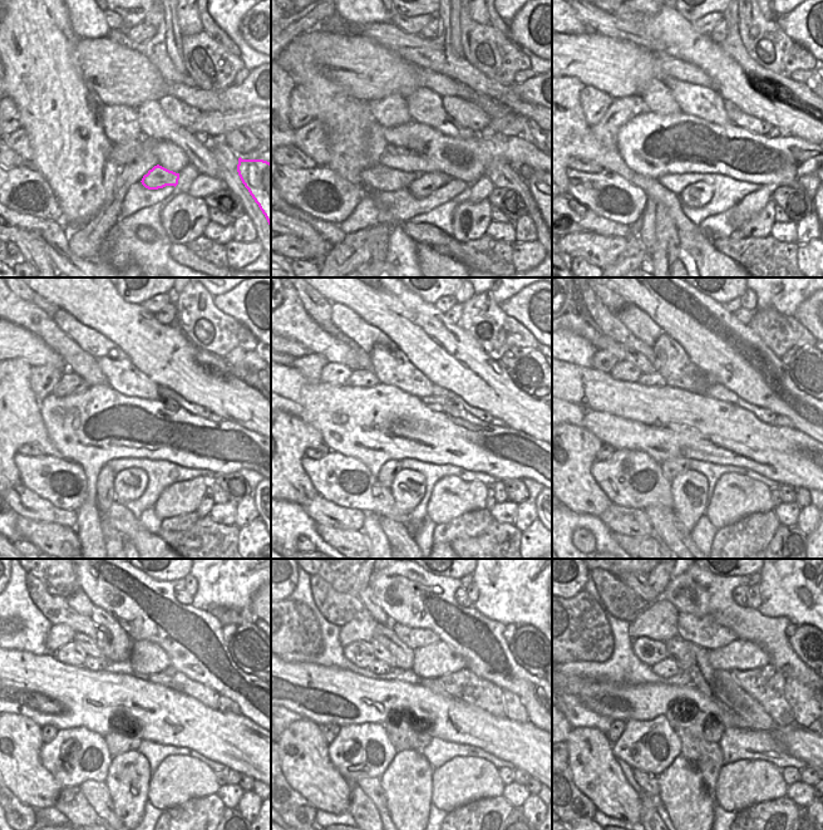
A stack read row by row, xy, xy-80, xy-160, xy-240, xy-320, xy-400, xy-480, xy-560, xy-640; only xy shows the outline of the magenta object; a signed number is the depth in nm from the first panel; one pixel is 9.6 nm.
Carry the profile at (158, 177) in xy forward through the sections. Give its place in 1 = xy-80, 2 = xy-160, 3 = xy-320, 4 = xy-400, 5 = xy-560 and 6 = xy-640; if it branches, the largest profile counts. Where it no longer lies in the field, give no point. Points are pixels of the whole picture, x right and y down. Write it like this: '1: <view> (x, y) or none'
1: xy-80 (425, 183)
2: xy-160 (699, 194)
3: xy-320 (408, 489)
4: xy-400 (689, 489)
5: xy-560 (407, 782)
6: xy-640 (690, 808)

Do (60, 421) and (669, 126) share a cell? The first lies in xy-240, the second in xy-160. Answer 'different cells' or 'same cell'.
same cell

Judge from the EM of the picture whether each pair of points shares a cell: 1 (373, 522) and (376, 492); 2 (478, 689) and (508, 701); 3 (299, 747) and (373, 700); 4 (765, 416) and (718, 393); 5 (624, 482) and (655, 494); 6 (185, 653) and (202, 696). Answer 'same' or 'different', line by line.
1: different
2: different
3: different
4: same
5: same
6: different

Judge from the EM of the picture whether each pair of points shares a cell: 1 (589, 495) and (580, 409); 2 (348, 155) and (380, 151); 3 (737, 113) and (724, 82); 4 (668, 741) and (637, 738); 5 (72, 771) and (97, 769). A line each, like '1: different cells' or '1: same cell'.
1: different cells
2: different cells
3: different cells
4: same cell
5: same cell

